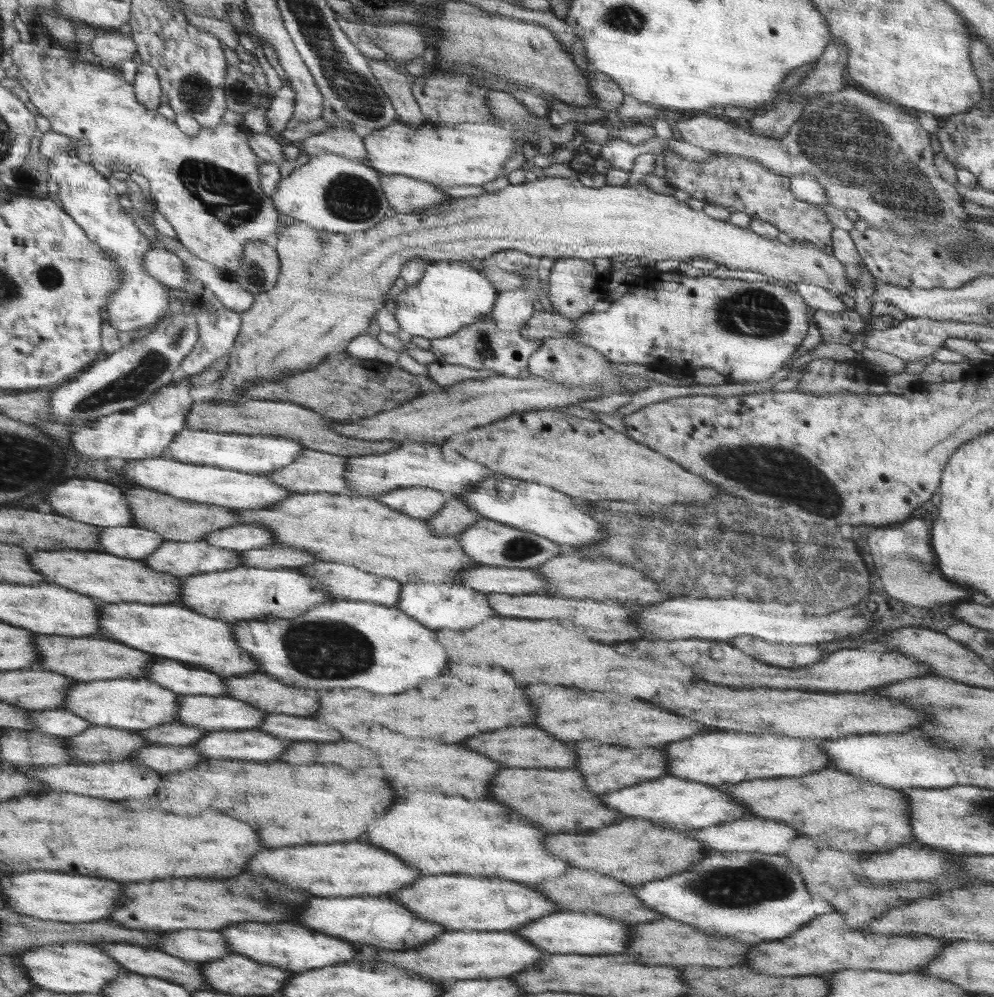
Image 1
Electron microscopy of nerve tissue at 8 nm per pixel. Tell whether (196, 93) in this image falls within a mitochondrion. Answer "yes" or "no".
yes

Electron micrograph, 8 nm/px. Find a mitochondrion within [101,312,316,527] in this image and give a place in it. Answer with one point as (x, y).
(181, 332)

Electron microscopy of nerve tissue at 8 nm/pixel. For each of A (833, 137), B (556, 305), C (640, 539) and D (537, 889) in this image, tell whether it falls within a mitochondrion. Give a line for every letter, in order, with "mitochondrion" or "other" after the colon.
A: mitochondrion
B: other
C: mitochondrion
D: other

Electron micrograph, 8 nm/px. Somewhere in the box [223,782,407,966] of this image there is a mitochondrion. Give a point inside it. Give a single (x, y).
(268, 897)

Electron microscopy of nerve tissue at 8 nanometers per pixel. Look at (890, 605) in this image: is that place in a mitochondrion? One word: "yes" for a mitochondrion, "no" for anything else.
no

